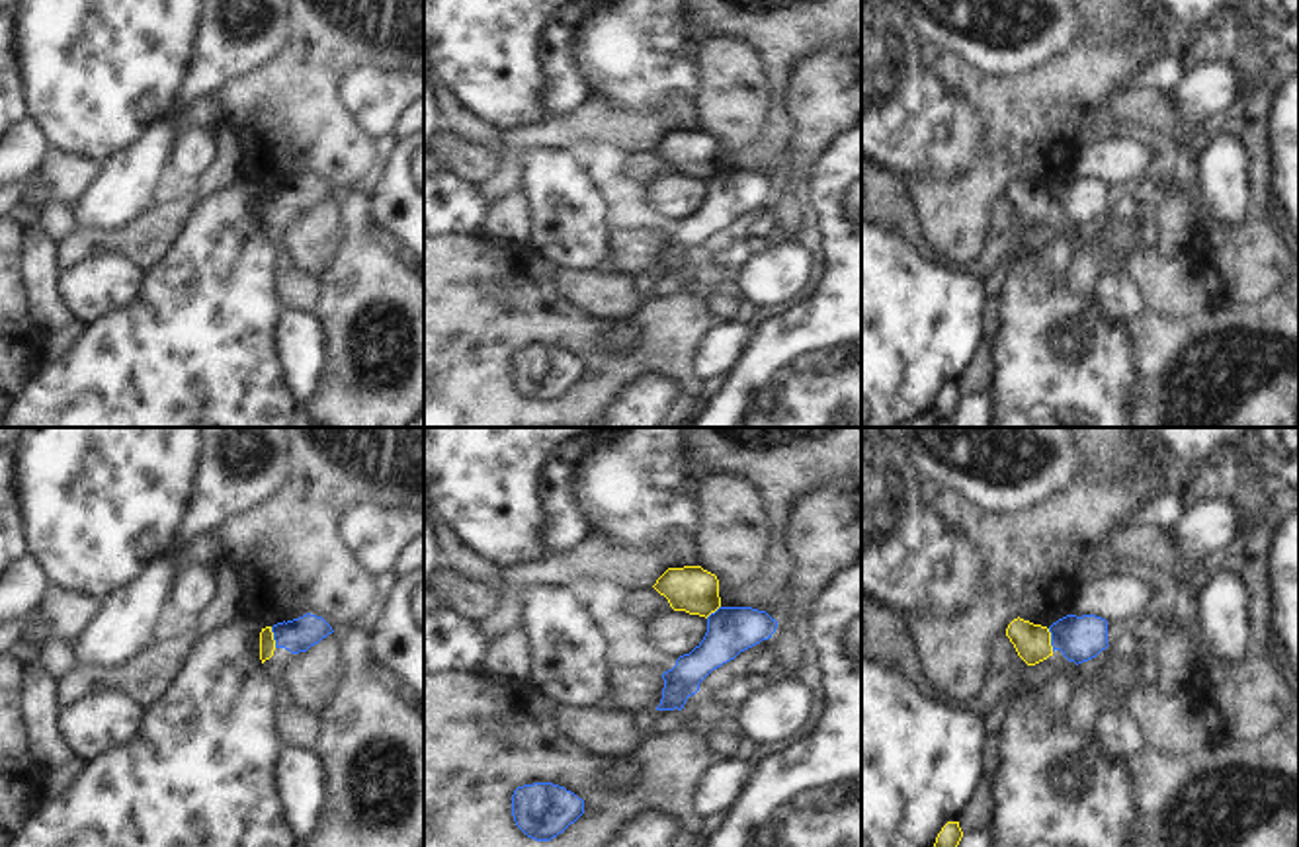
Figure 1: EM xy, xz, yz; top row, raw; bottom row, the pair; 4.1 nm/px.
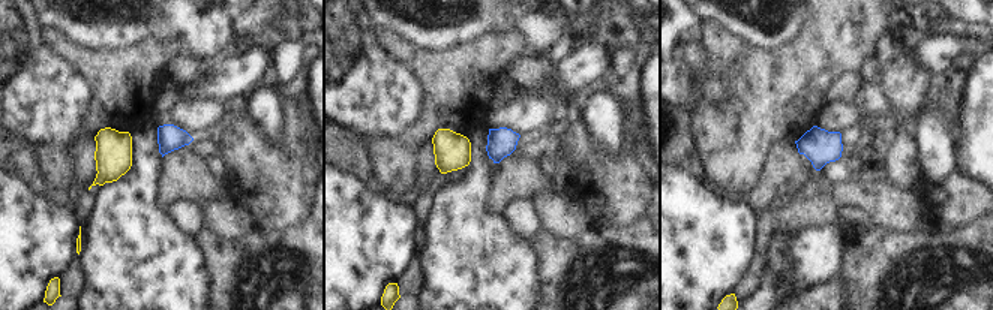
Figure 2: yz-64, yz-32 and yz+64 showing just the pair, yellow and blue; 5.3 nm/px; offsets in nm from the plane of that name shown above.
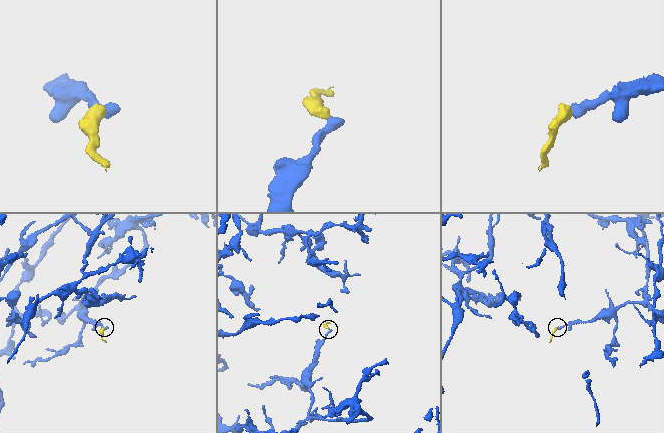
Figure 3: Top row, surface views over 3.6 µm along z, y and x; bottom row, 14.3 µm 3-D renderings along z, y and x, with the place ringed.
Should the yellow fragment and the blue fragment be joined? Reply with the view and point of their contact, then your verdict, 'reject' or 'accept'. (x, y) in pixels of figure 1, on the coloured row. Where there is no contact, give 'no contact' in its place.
meets yellow in yz at (1049, 641); reject

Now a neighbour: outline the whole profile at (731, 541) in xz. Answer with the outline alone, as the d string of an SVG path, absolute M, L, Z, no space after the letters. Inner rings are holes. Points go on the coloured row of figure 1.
M734 474L701 480L693 543L699 566L717 576L719 587L738 595L760 582L770 535L758 486Z

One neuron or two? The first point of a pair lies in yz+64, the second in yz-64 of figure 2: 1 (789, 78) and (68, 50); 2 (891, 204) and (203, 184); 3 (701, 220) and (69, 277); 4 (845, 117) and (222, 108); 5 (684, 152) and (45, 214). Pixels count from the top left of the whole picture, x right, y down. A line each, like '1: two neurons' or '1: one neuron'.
1: one neuron
2: two neurons
3: two neurons
4: one neuron
5: two neurons

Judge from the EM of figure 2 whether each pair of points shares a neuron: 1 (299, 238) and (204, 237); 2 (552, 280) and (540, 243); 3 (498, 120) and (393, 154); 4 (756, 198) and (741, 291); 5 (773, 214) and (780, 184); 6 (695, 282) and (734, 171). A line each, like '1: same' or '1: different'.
1: same
2: same
3: different
4: different
5: different
6: different

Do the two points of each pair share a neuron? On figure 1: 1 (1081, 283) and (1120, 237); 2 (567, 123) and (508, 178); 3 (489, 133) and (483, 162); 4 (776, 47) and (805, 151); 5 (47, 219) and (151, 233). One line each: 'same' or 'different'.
1: same
2: same
3: different
4: different
5: different

